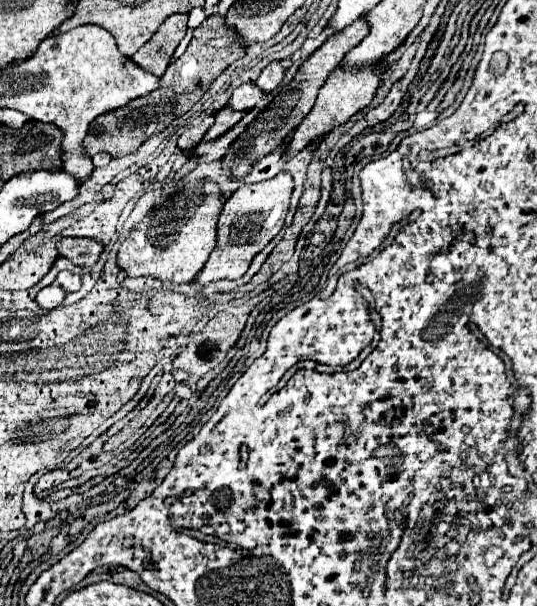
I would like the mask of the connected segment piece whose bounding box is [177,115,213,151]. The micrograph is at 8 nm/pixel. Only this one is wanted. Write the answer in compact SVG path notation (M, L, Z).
M207 115L197 127L191 127L191 129L187 129L185 133L179 135L177 147L179 147L181 151L191 151L191 149L201 141L201 137L205 135L205 131L207 131L211 125L213 125L213 115Z

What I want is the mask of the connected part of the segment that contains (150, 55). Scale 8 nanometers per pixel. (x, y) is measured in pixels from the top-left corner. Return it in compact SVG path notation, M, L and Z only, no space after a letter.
M185 13L171 15L147 41L147 45L141 47L131 59L141 69L153 73L155 77L161 77L167 65L171 63L173 51L177 49L179 41L185 37L185 31L187 31L187 15Z

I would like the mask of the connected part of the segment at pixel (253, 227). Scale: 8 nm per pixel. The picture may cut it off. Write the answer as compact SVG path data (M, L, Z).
M279 173L277 177L257 183L241 185L223 205L217 221L217 245L211 251L205 267L197 273L197 285L205 287L221 279L241 279L249 269L253 257L281 231L289 199L293 191L293 179L289 173Z

